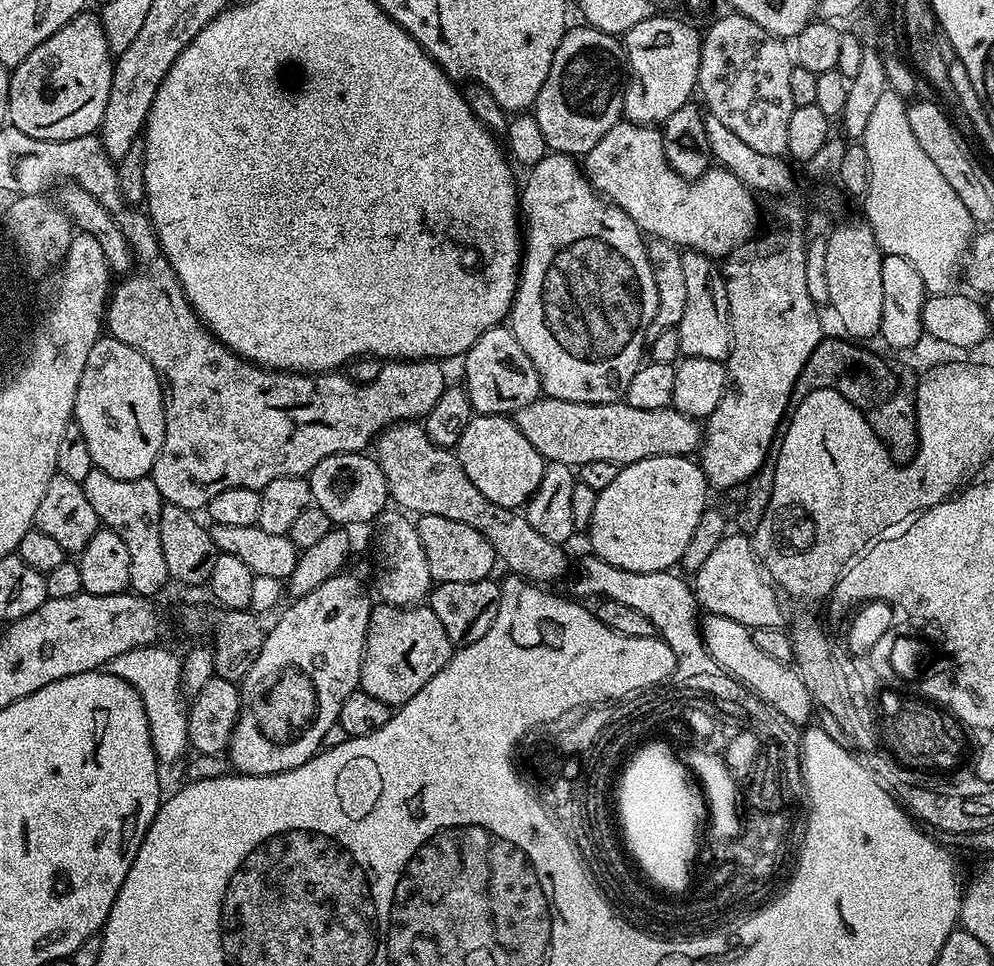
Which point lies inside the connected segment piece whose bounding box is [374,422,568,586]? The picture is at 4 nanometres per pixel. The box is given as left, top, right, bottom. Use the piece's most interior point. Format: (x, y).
(422, 477)

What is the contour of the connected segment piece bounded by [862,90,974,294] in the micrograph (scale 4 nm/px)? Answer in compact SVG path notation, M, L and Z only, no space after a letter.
M891 90L882 94L882 98L874 105L874 111L870 114L870 123L866 125L862 143L866 150L866 158L870 158L870 182L862 197L863 219L871 226L881 253L884 256L906 258L906 262L910 262L910 266L914 266L914 270L922 274L925 293L947 293L951 289L948 287L958 280L958 273L974 239L974 221L966 206L962 206L958 194L954 194L950 182L942 178L938 166L934 166L934 162L926 158L922 146L918 146L918 138L914 138L914 130L910 130L905 97Z

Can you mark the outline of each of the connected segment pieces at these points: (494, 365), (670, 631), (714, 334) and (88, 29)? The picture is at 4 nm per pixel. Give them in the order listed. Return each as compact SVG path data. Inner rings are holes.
M497 326L486 330L486 334L477 338L474 346L470 346L464 353L462 363L464 363L462 387L470 398L473 413L482 416L515 414L520 408L542 396L538 370L534 370L534 362L530 362L526 350L522 350L522 346L518 346L518 338L514 338L511 327Z
M588 554L580 564L580 573L576 576L577 597L596 596L614 602L623 602L633 610L638 610L656 627L659 639L665 640L670 650L680 648L680 655L688 652L696 639L702 636L702 620L698 613L695 591L683 580L683 575L675 576L675 571L667 572L631 572L622 570L618 566L610 566L610 562L600 560L598 557Z
M682 251L682 271L686 277L686 314L678 330L681 357L710 358L727 361L732 349L732 331L728 321L725 277L716 269L717 261L704 252Z
M85 10L78 13L62 30L50 34L46 42L34 46L24 61L11 69L8 78L8 119L11 127L30 134L30 138L43 140L69 140L79 136L91 136L99 129L102 114L106 110L106 98L110 98L110 82L114 53L109 50L106 34L102 30L99 15Z

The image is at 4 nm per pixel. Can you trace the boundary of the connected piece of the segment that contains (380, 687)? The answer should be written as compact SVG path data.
M377 603L368 623L359 691L390 706L405 704L446 666L453 651L454 645L446 638L446 630L442 630L442 622L434 618L431 608Z

